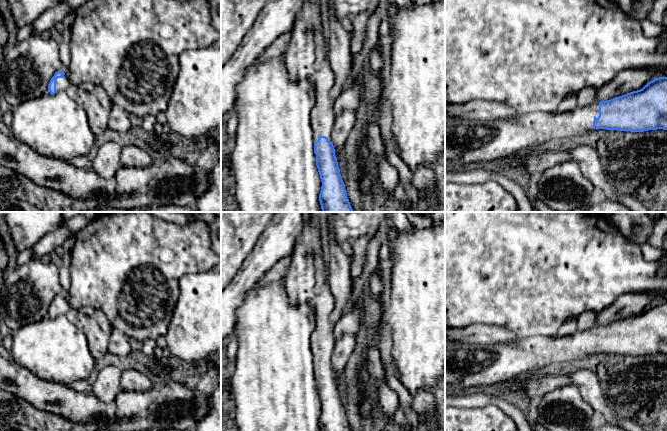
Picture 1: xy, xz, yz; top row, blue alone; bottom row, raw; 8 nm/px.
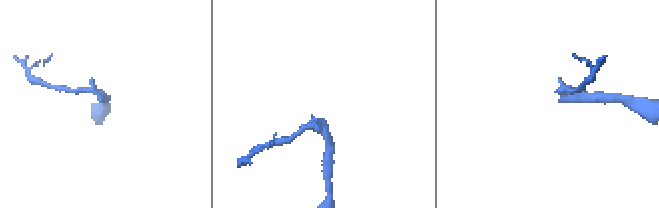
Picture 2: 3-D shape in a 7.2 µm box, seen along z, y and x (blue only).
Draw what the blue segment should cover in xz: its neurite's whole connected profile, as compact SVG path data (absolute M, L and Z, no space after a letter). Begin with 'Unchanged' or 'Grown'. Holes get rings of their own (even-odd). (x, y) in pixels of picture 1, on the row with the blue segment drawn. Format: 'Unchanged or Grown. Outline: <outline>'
Grown. Outline: M302 0L292 27L284 63L291 76L309 79L315 103L310 114L316 166L322 182L319 201L322 212L353 212L340 174L332 131L335 122L330 91L335 76L327 59L320 5L323 0Z

